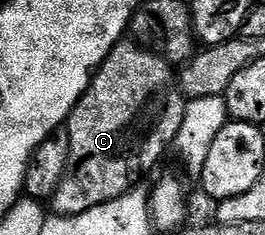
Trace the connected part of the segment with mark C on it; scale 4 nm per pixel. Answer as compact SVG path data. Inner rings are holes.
M121 39L106 55L106 59L95 70L88 90L78 99L78 103L68 116L66 128L70 139L68 173L50 199L53 214L61 217L82 215L90 207L110 203L137 184L143 173L148 173L164 157L164 152L173 148L178 127L182 127L182 115L186 98L180 92L177 74L173 66L163 56L145 49L132 39Z

